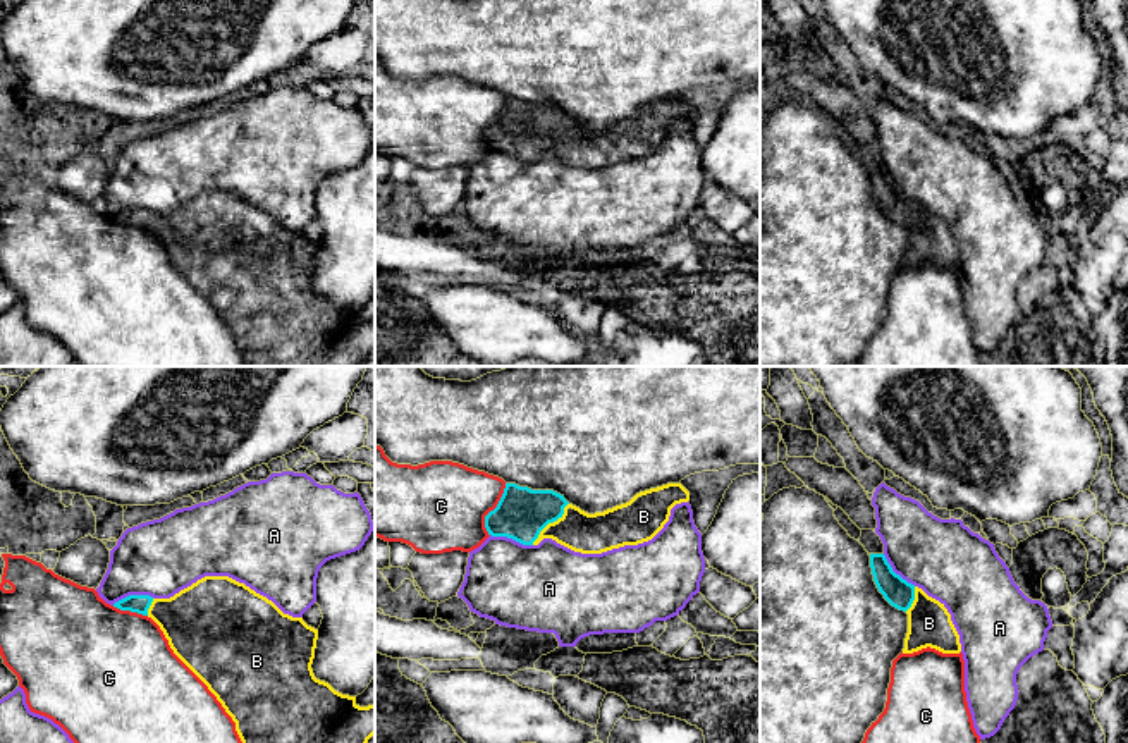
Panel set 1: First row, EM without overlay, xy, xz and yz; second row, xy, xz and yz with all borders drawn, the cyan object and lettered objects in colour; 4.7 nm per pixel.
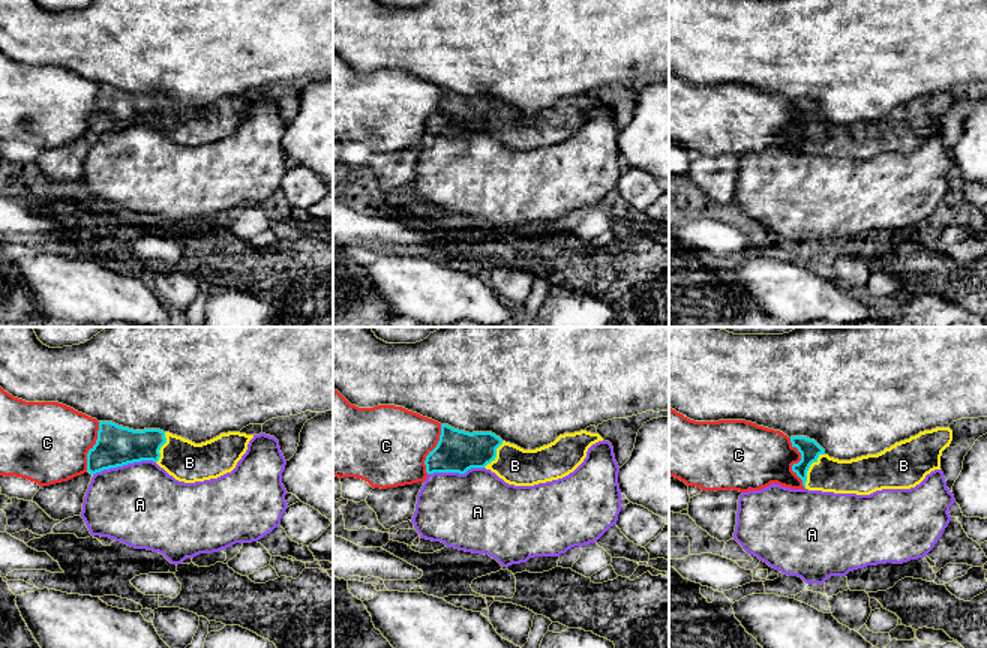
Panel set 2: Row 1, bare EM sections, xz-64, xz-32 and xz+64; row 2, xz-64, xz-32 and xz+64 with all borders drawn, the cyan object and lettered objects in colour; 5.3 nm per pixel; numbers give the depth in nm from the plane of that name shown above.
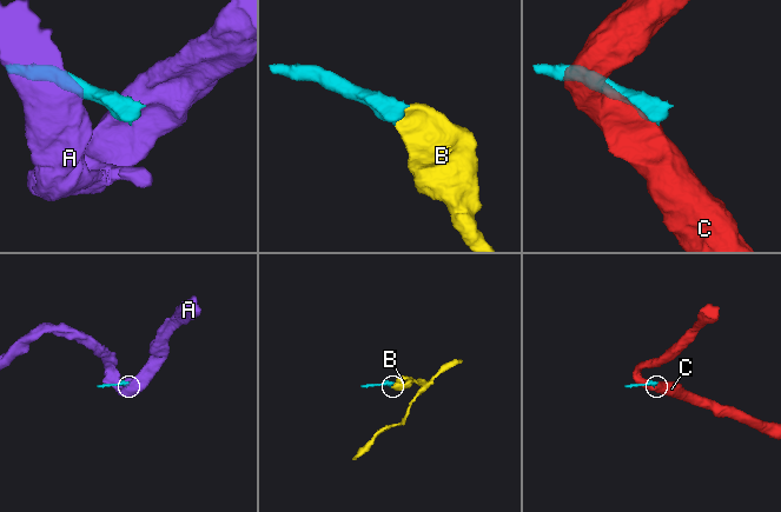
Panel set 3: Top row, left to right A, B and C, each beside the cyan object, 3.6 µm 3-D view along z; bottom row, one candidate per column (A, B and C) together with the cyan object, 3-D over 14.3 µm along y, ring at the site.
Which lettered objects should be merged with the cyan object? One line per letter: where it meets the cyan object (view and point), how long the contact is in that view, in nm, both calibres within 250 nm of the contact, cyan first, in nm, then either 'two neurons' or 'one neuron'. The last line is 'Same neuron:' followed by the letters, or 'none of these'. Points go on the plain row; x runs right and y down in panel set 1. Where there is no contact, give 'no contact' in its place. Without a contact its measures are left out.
A: xz (511, 152) | 200 nm | 240/400 nm | two neurons
B: xz (551, 136) | 260 nm | 240/190 nm | one neuron
C: xz (494, 124) | 260 nm | 240/420 nm | two neurons
Same neuron: B

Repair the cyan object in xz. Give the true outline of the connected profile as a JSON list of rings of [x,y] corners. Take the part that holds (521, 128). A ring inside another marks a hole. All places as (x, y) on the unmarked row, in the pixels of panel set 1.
[[[506,98],[494,126],[485,131],[492,151],[507,151],[523,160],[543,153],[581,169],[602,169],[652,155],[669,136],[676,119],[688,117],[681,98],[667,98],[636,108],[629,117],[588,129],[554,105],[531,105]]]

